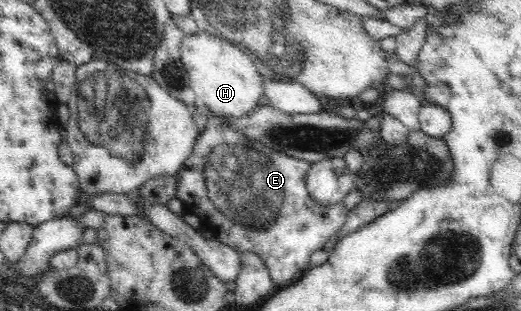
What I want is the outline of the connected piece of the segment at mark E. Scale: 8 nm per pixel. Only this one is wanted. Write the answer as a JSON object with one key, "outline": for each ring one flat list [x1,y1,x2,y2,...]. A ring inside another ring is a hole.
{"outline":[[210,114,206,127,199,132,196,143,183,168,178,171,175,197,184,204,184,213,192,213,206,219,213,237,230,246,238,253,256,252,270,272,274,287,287,286,298,279,309,267,310,255,323,249,325,243,344,225,348,212,343,203,322,206,310,198,306,187,306,176,311,163,290,157,259,141,249,140,241,131,233,129,225,118]]}

